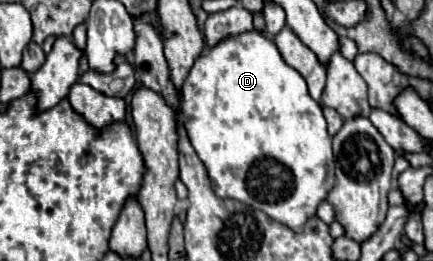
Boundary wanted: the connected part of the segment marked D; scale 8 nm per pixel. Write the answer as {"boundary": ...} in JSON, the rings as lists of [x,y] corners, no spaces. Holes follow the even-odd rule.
{"boundary":[[[244,32],[230,36],[200,54],[182,86],[182,112],[188,138],[204,162],[218,198],[232,198],[266,212],[272,220],[300,232],[306,220],[316,216],[316,208],[326,200],[334,186],[334,154],[332,138],[326,132],[322,106],[308,94],[304,78],[284,64],[276,44],[260,32]],[[270,158],[282,166],[276,178],[276,188],[250,186],[248,176],[258,160]]]}

